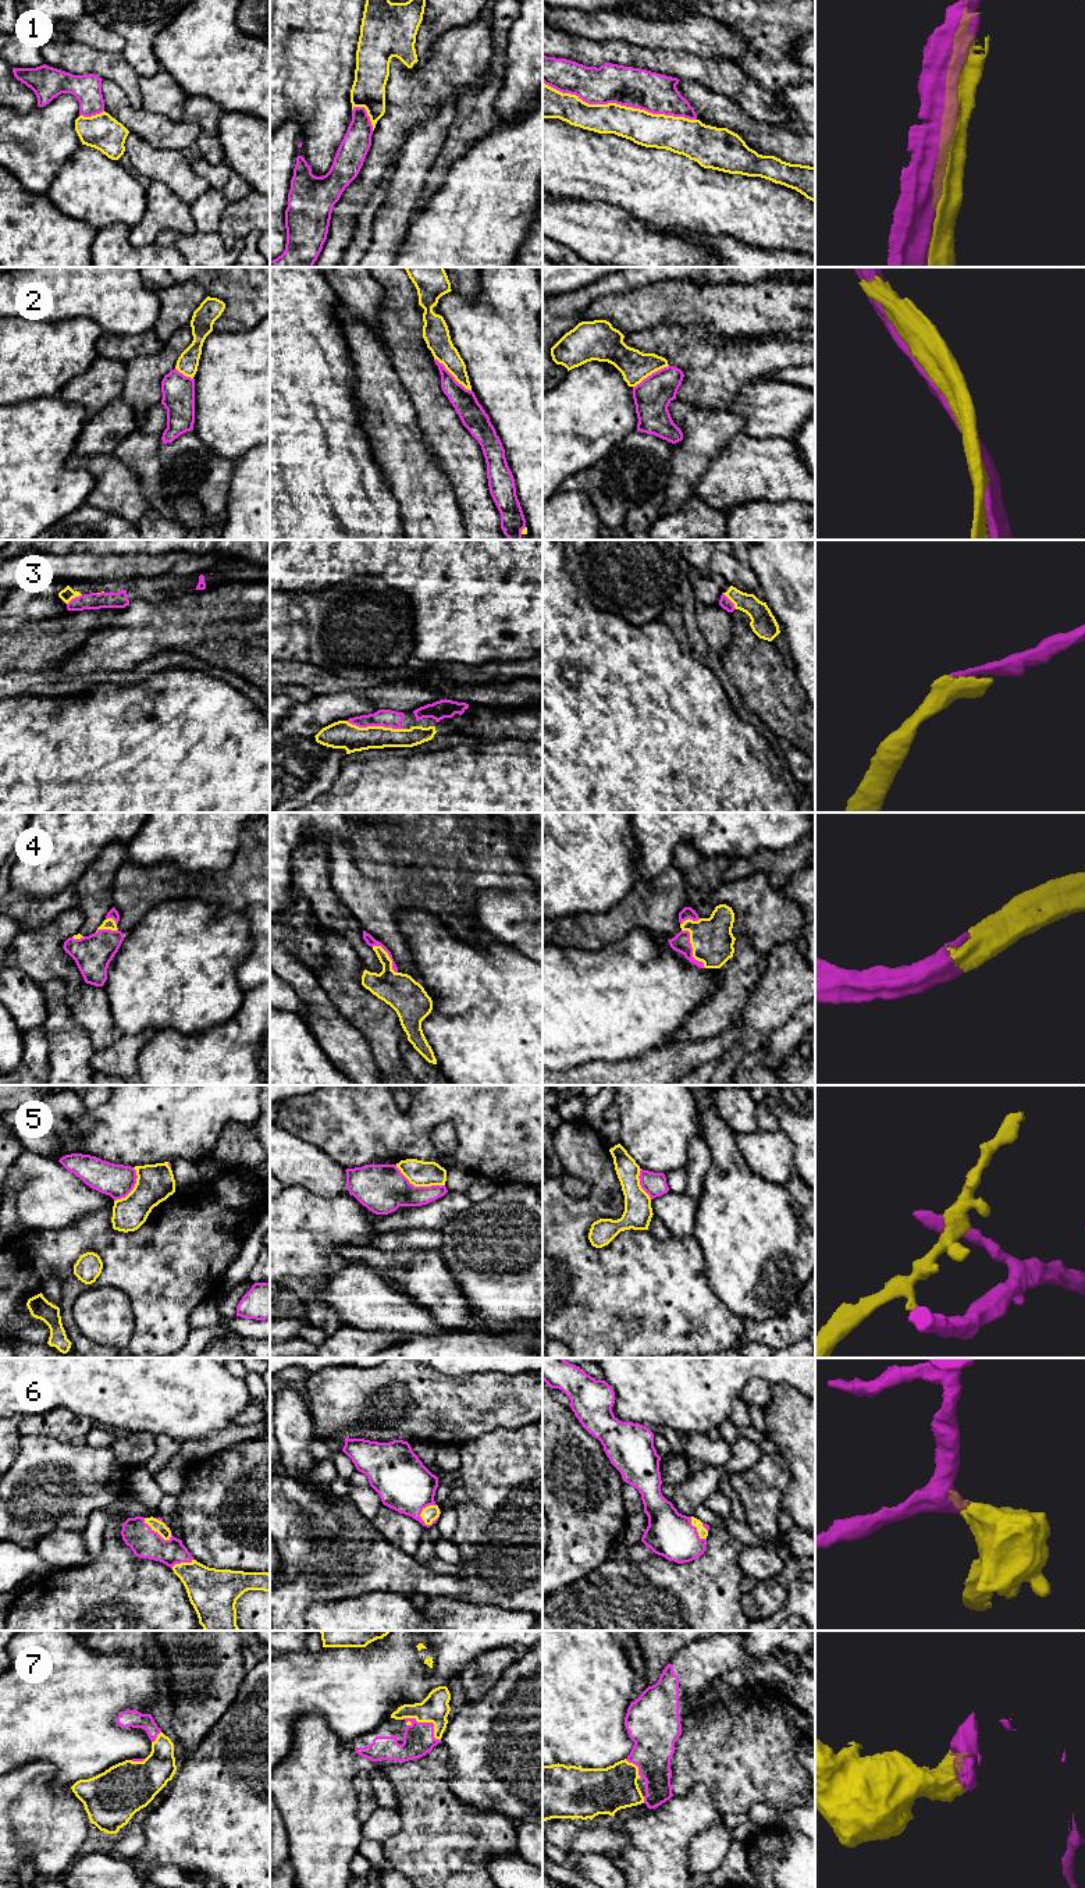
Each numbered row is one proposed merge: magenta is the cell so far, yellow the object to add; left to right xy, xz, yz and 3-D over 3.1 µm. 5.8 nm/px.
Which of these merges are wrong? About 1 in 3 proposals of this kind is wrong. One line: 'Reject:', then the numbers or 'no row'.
Reject: 1, 2, 5

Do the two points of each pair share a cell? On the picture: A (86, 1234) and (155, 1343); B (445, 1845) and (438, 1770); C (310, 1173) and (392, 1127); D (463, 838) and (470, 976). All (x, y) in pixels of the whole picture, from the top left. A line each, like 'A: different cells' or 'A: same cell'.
A: same cell
B: same cell
C: different cells
D: different cells

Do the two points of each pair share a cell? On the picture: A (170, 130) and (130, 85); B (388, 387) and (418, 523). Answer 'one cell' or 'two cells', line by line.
A: two cells
B: one cell

